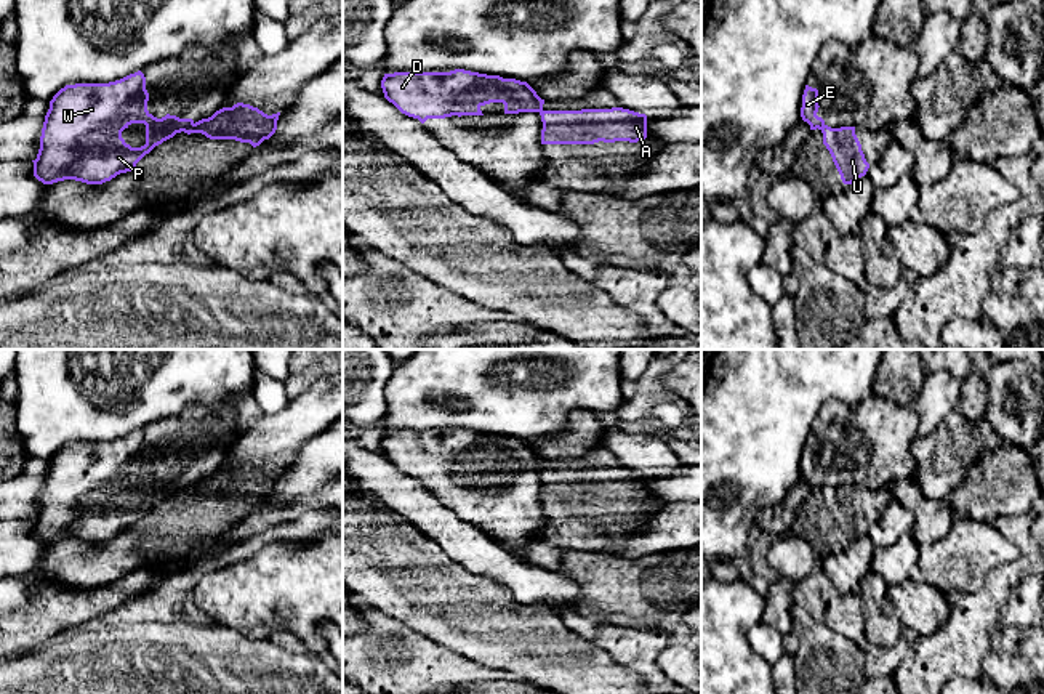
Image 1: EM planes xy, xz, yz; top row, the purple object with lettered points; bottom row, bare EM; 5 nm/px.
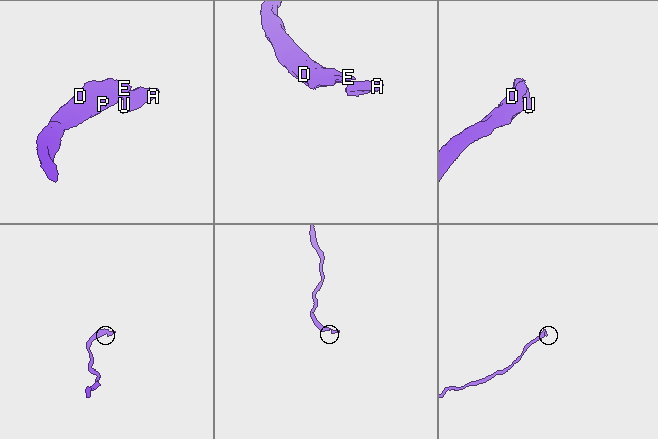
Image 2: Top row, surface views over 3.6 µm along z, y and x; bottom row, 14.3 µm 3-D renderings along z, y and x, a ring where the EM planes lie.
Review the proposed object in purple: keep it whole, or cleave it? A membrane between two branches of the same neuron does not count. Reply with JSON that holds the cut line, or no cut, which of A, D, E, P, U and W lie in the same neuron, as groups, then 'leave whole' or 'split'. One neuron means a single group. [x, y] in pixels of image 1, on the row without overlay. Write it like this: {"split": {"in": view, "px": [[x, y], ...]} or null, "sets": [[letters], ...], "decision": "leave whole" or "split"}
{"split": {"in": "xy", "px": [[192, 481], [181, 489]]}, "sets": [["A", "U"], ["D", "E", "P", "W"]], "decision": "split"}

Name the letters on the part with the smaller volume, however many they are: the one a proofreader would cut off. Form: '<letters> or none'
A, U

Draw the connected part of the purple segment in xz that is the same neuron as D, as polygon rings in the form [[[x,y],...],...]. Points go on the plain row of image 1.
[[[464,428],[384,433],[381,447],[389,462],[421,482],[452,474],[484,474],[480,466],[490,462],[503,462],[504,473],[541,471],[544,463],[527,441]]]

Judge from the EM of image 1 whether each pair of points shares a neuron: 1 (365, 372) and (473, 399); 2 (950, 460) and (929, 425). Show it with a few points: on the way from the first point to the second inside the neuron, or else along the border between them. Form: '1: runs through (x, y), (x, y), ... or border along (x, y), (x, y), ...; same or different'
1: border along (396, 366), (386, 385), (386, 412), (383, 415); different
2: border along (956, 409), (932, 431), (918, 436); different

